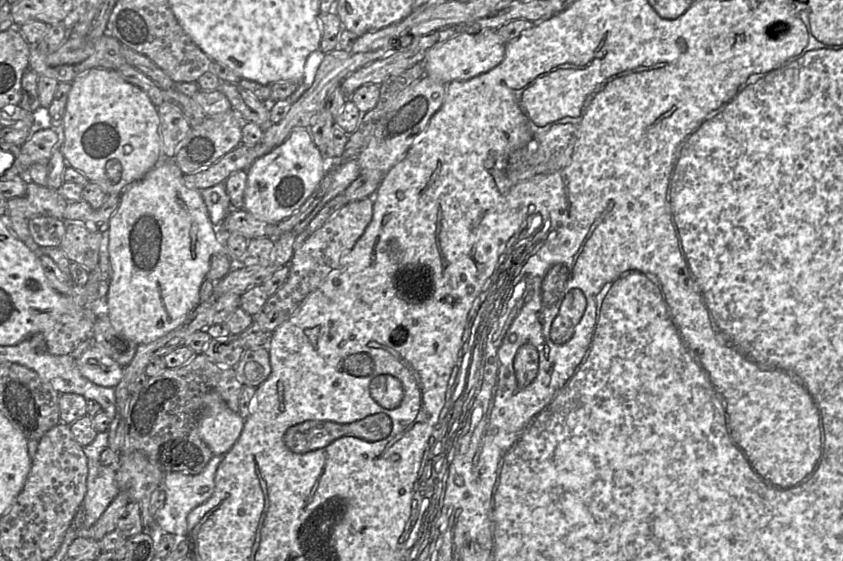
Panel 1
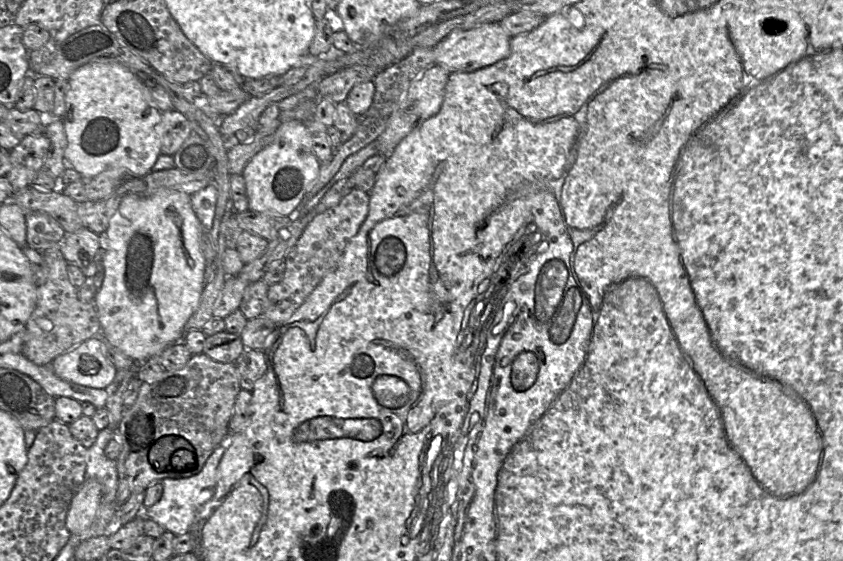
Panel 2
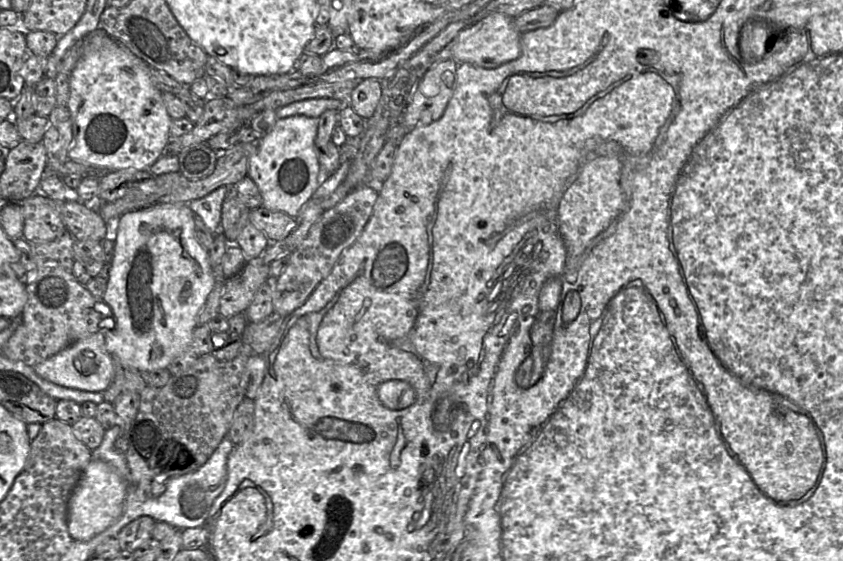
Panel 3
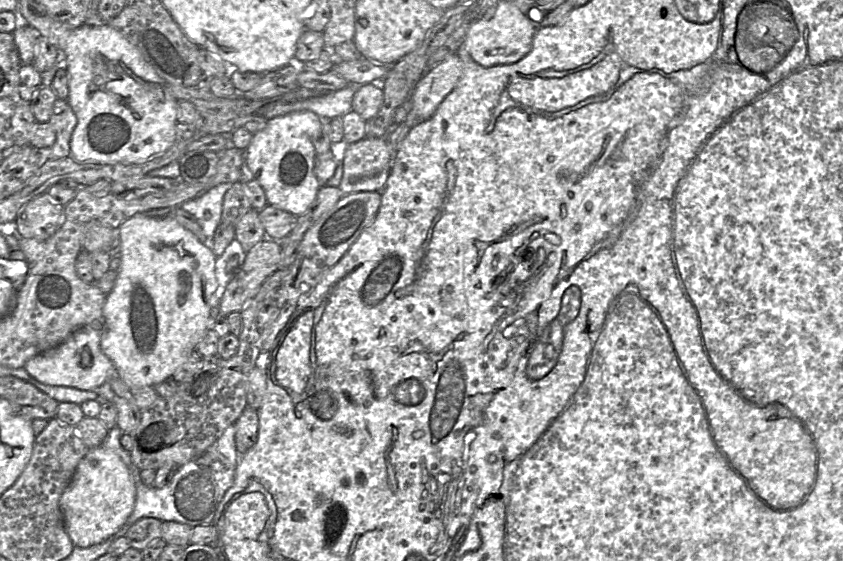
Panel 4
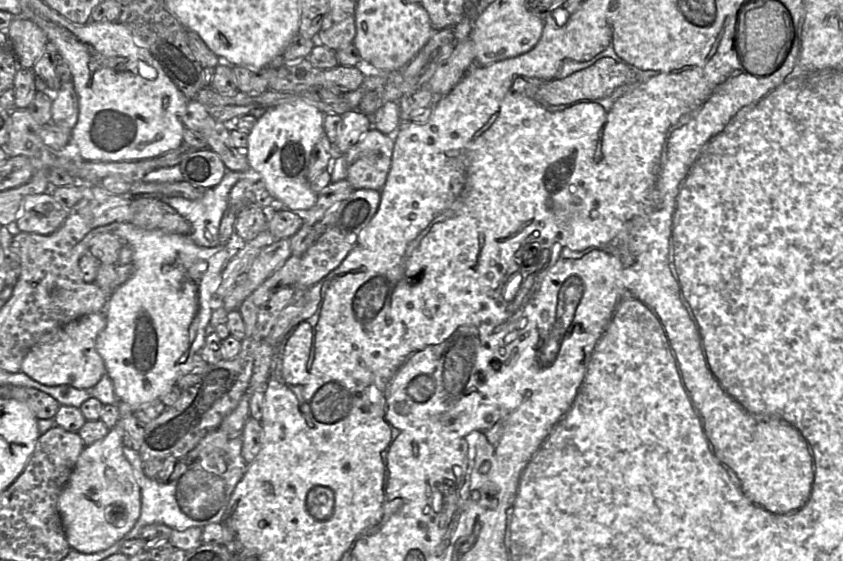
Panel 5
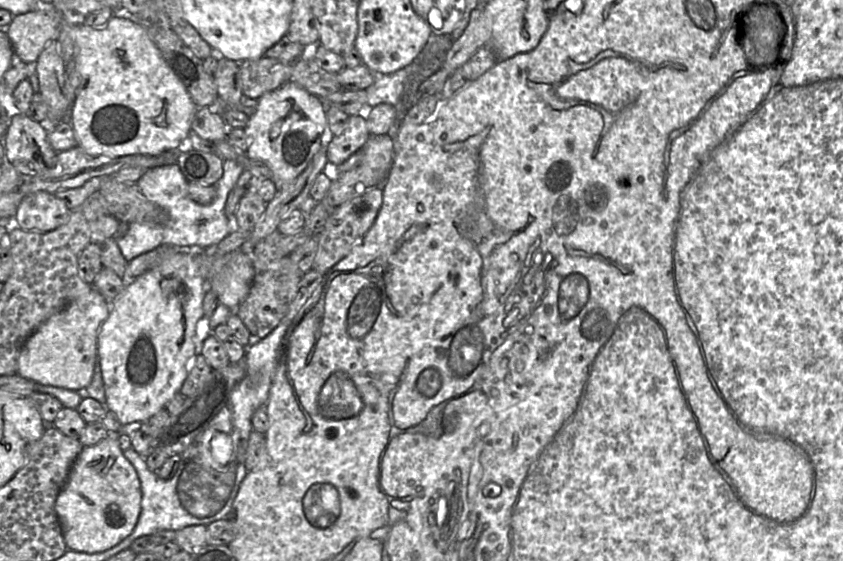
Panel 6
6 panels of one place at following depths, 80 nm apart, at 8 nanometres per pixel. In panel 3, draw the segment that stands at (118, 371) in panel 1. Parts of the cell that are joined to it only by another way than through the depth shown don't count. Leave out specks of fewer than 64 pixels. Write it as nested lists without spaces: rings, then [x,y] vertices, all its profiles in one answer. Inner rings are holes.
[[[103,331],[72,343],[33,368],[39,376],[57,385],[90,392],[105,391],[115,377],[114,362],[106,349]]]

